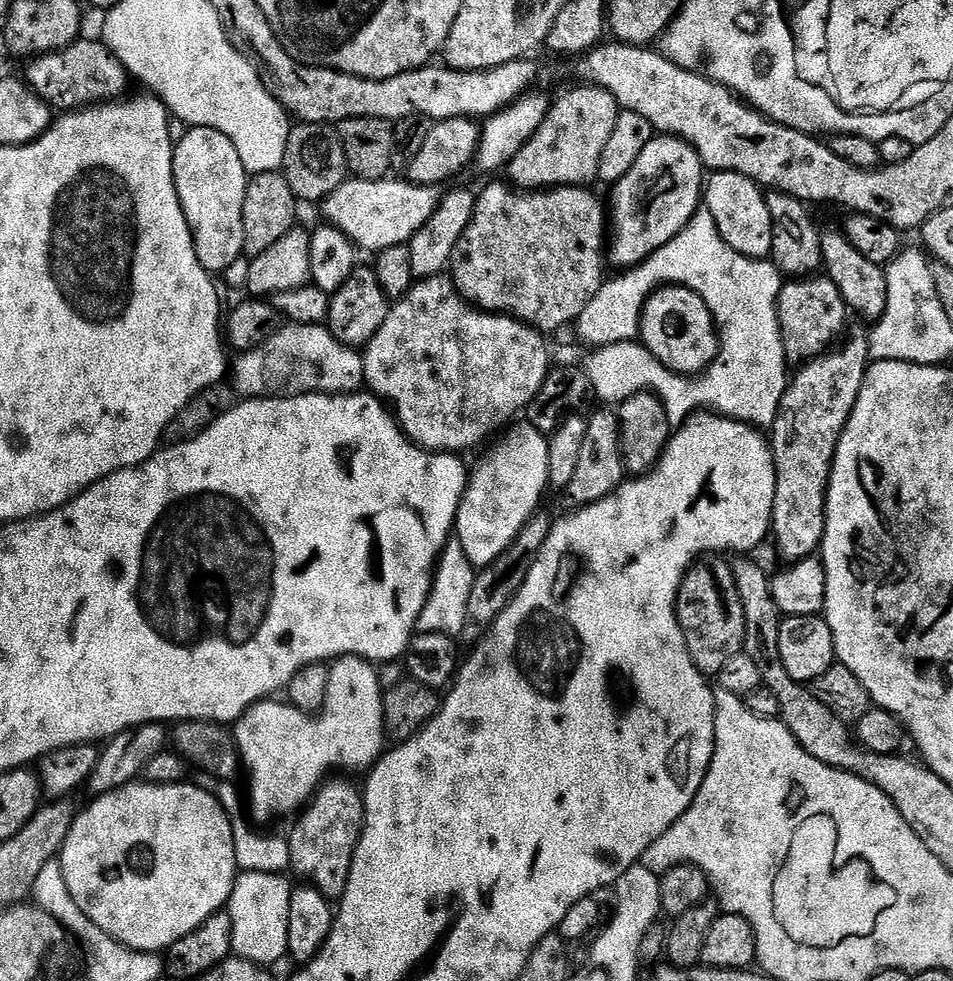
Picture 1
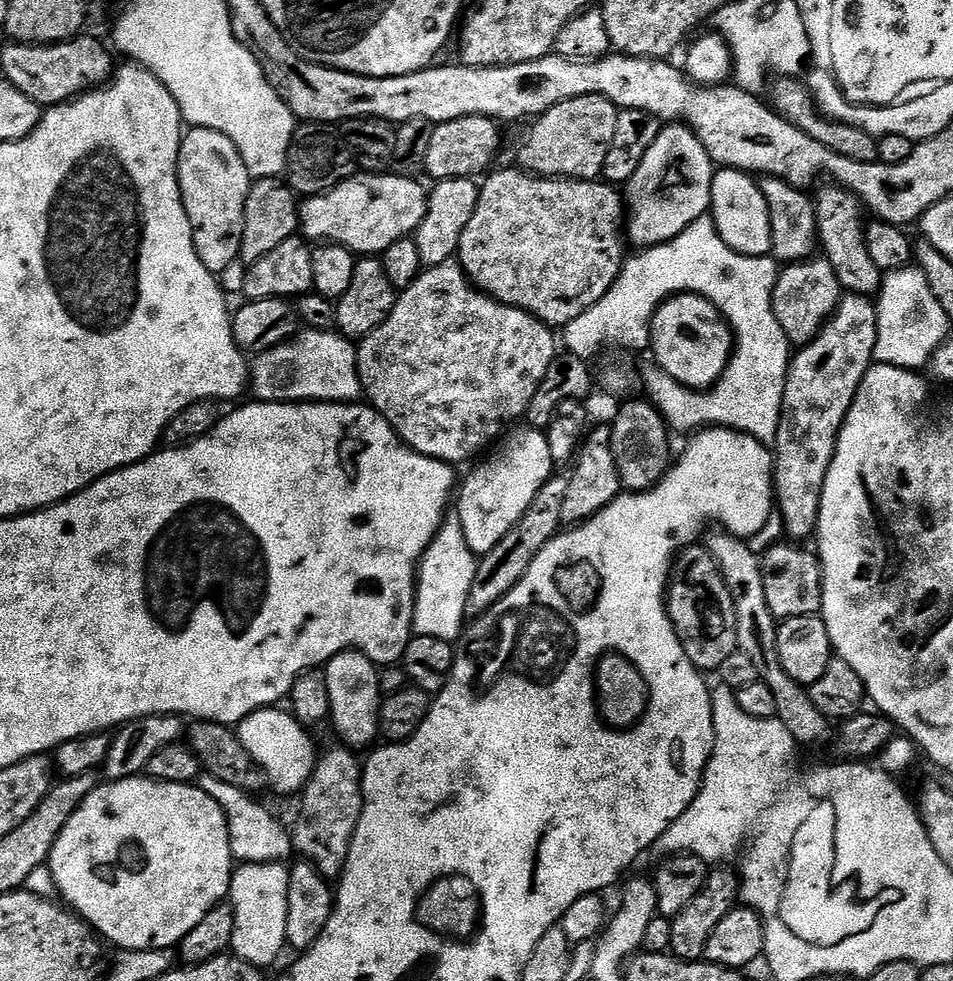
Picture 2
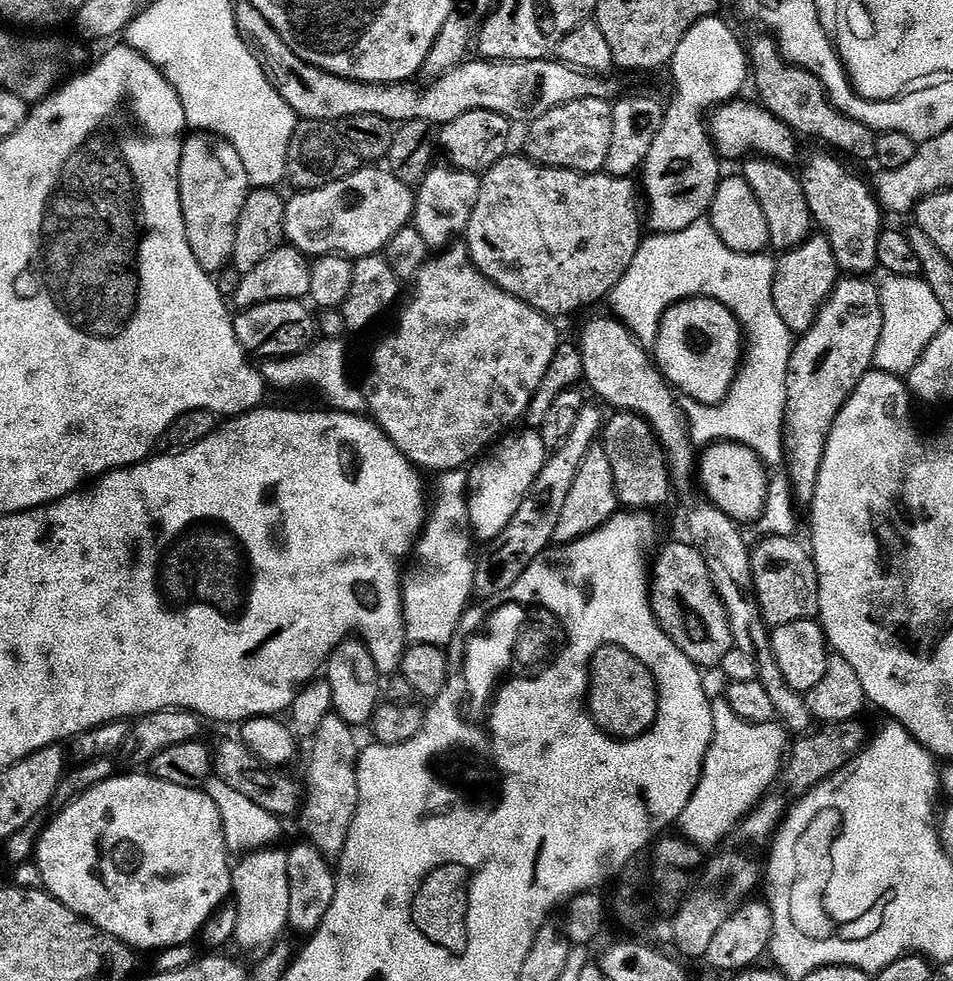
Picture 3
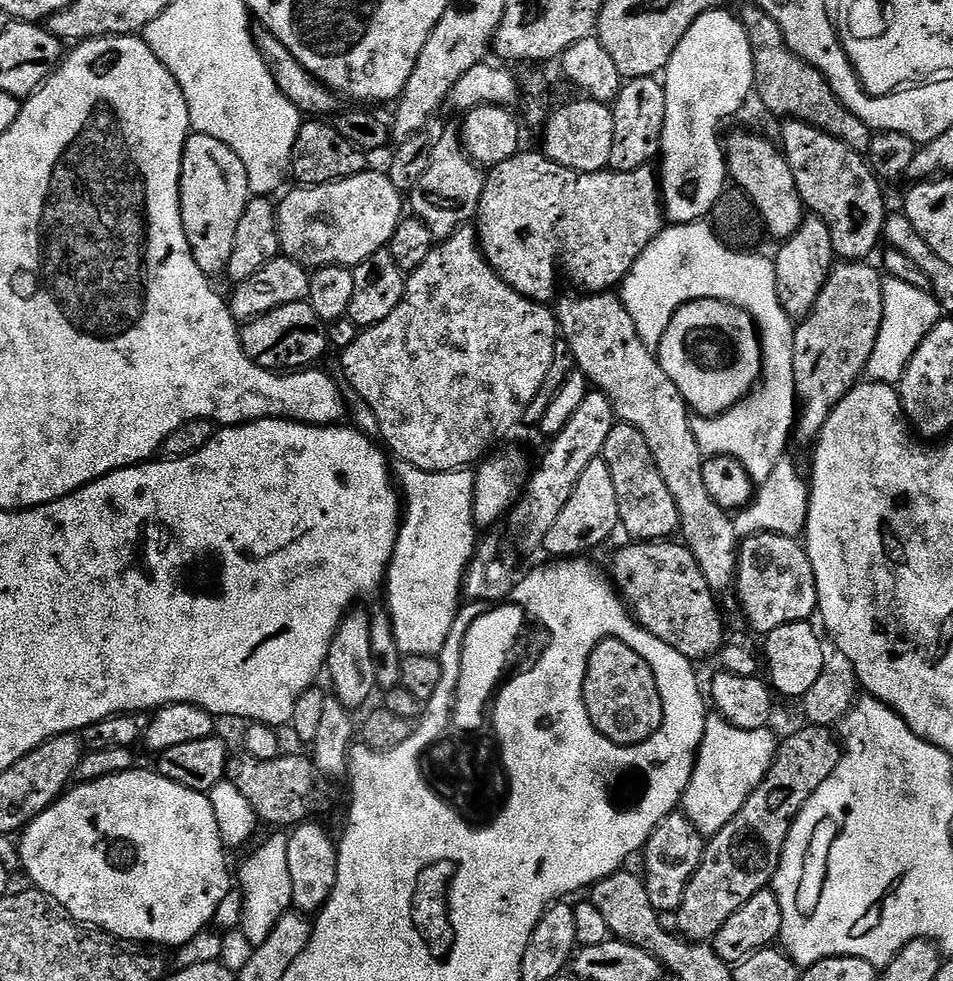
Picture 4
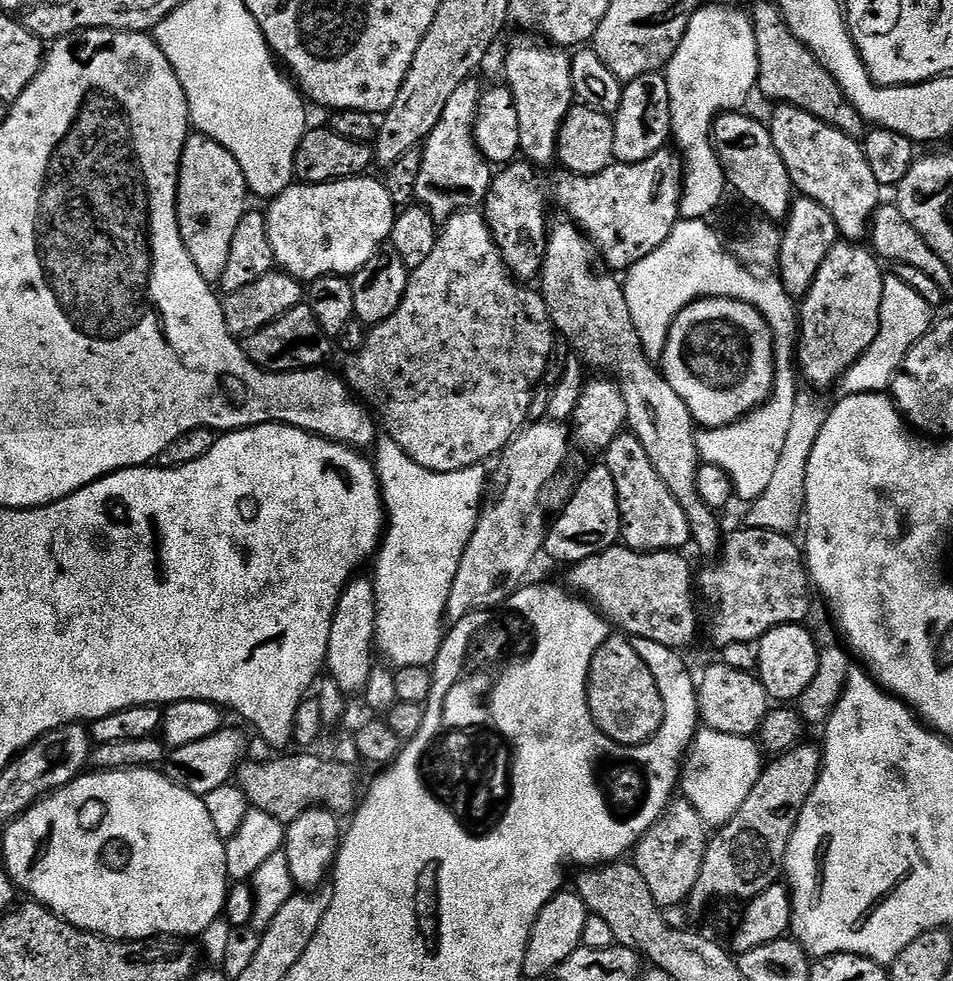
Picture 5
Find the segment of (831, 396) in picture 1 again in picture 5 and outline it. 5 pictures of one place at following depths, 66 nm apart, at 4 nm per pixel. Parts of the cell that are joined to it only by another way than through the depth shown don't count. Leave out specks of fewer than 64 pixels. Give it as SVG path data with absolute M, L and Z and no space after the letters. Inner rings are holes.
M837 242L826 254L822 266L818 266L818 274L814 274L812 285L798 308L798 347L794 360L803 383L805 380L816 388L828 388L835 380L836 383L843 381L850 366L862 358L878 334L886 272L880 269L881 261L867 247L860 247L864 246L856 242Z

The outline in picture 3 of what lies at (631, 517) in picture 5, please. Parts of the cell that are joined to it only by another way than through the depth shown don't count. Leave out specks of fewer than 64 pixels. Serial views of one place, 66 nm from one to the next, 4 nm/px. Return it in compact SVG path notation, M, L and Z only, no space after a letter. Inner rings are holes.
M617 411L616 416L607 421L602 433L602 447L606 458L610 458L610 470L614 470L614 486L616 499L628 510L652 510L660 508L668 500L668 495L673 495L674 485L668 474L668 464L664 459L664 452L660 449L658 438L654 430L641 416L634 416L630 412Z

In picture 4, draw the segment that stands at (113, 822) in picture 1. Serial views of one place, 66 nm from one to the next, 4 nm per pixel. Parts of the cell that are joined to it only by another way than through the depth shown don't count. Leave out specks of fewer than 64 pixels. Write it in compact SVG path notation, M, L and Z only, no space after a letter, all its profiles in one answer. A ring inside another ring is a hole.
M149 770L140 772L115 772L112 776L103 776L88 784L77 783L69 787L60 799L53 802L45 812L38 814L19 833L20 864L28 875L33 889L51 898L52 903L59 906L78 924L100 929L111 936L119 936L121 940L135 940L145 946L179 946L190 942L194 934L205 931L215 921L218 902L226 898L233 887L234 880L228 877L228 860L224 857L226 847L219 836L214 807L209 797L202 792L186 790L186 786L178 786L178 782L170 782L170 778L162 778L159 772Z

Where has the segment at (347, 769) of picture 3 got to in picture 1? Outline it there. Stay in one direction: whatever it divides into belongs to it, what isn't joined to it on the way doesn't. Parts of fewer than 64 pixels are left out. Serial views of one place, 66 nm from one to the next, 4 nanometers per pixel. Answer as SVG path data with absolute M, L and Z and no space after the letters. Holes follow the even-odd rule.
M325 779L312 794L306 807L295 817L296 825L286 832L291 871L305 876L329 902L339 901L344 893L352 854L364 825L364 797L361 789L348 780Z

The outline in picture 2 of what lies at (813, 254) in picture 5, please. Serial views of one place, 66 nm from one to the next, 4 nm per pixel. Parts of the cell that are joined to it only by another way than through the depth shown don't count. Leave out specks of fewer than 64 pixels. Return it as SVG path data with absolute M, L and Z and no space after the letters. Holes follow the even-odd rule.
M826 259L797 260L795 264L781 267L772 295L772 309L774 318L778 318L778 326L782 326L782 334L786 334L789 345L803 346L810 343L836 312L841 295L838 274L834 274L834 266L830 266Z

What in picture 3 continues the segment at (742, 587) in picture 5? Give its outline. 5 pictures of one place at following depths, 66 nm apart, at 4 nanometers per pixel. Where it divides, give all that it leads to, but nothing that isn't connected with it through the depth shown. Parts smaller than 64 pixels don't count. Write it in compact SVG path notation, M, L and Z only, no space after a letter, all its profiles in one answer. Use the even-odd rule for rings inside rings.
M775 536L752 548L752 581L756 587L756 601L769 629L786 626L786 622L813 619L820 610L820 579L816 573L816 562L813 553L805 545L804 549L798 541L791 536Z

